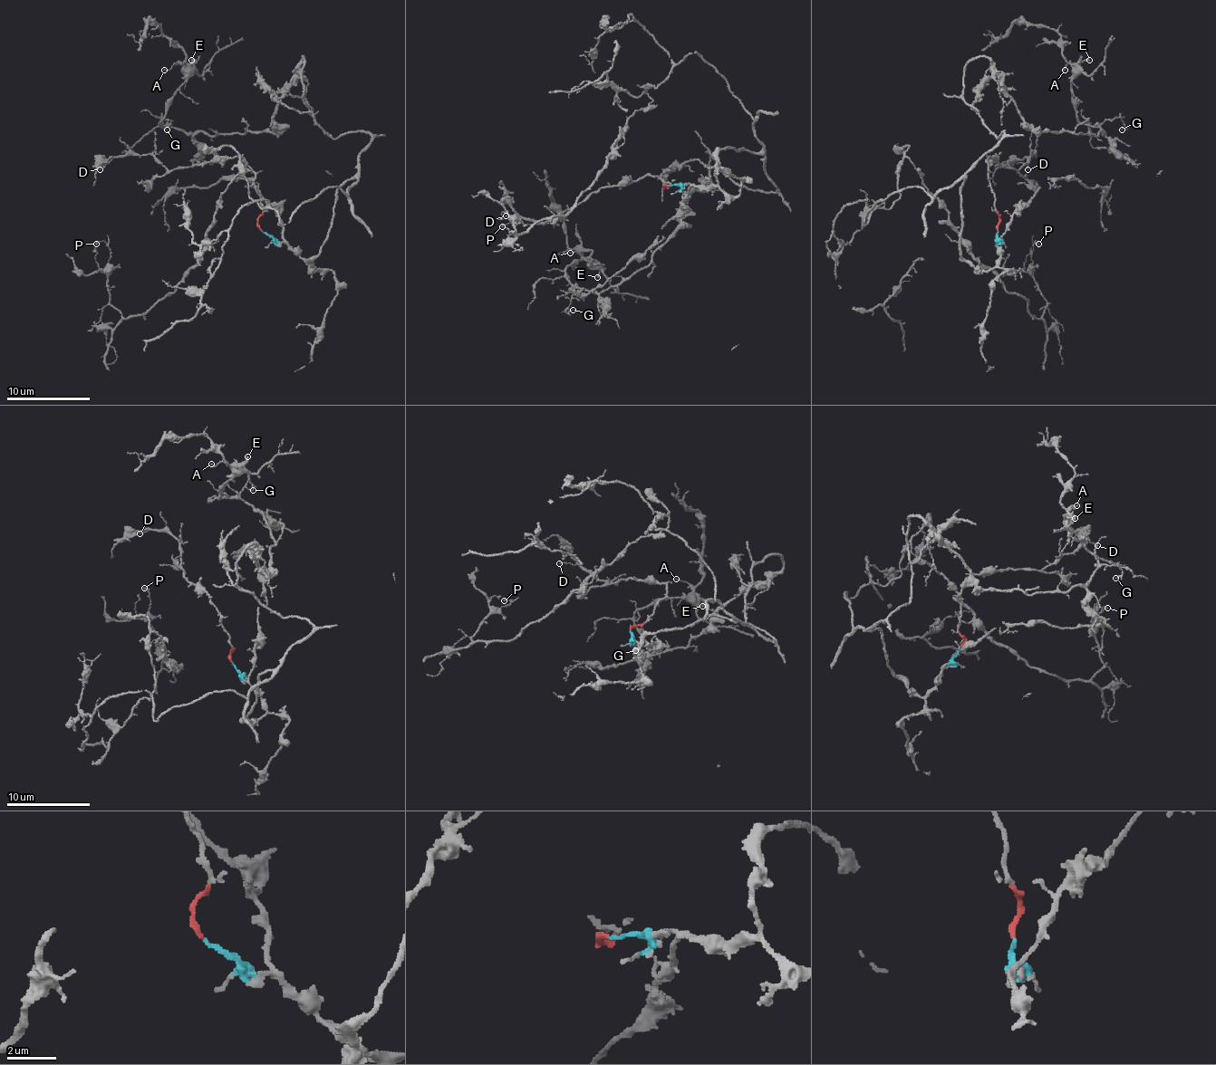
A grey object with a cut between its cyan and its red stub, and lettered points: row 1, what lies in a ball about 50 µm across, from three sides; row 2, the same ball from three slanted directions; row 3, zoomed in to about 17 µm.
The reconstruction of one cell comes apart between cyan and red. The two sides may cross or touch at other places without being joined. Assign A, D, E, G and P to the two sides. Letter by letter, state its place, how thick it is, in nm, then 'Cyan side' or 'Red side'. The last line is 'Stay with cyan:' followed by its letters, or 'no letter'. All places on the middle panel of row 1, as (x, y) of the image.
A: Place: (570, 253). Thickness 110 nm. Cyan side
D: Place: (506, 215). Thickness 110 nm. Red side
E: Place: (597, 277). Thickness 160 nm. Cyan side
G: Place: (573, 310). Thickness 150 nm. Cyan side
P: Place: (502, 226). Thickness 80 nm. Cyan side
Stay with cyan: A, E, G, P

